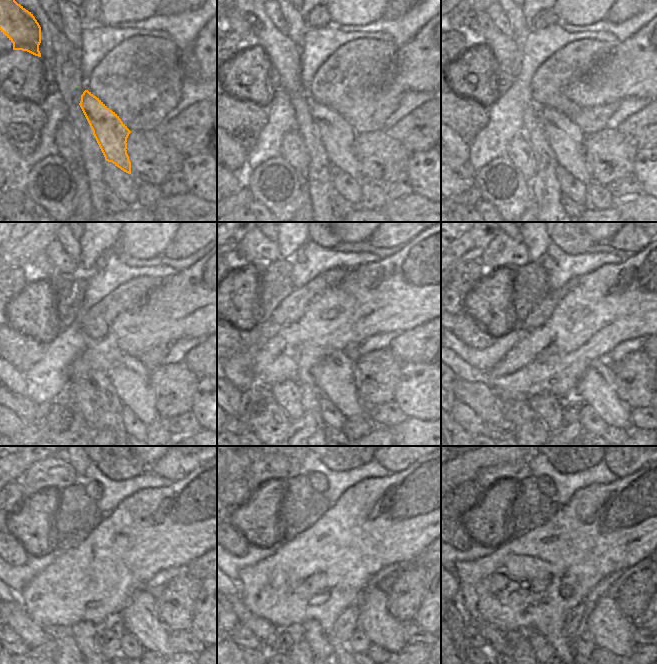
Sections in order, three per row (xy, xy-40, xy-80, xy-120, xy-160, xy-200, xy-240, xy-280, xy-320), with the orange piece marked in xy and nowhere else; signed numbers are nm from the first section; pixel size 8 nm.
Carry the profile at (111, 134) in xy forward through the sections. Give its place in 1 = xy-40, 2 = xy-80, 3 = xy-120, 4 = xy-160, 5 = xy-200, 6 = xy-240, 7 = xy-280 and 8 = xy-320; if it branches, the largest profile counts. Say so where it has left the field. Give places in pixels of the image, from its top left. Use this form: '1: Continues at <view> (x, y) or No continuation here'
1: Continues at xy-40 (338, 136)
2: Continues at xy-80 (565, 138)
3: Continues at xy-120 (121, 384)
4: Continues at xy-160 (356, 395)
5: Continues at xy-200 (591, 389)
6: Continues at xy-240 (142, 614)
7: Continues at xy-280 (379, 626)
8: Continues at xy-320 (608, 627).

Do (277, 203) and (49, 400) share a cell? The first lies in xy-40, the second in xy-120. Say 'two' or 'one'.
one

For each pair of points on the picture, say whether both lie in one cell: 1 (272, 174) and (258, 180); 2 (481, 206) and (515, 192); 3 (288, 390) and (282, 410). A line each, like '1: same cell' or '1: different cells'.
1: same cell
2: different cells
3: same cell

